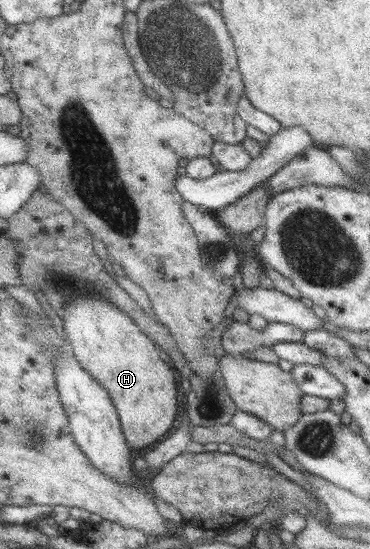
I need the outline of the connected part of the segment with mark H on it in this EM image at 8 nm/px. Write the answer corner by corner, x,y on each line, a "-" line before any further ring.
95,294
73,296
60,318
69,352
77,364
103,386
114,405
125,443
137,450
158,443
177,414
177,392
171,365
159,358
158,347
119,308

